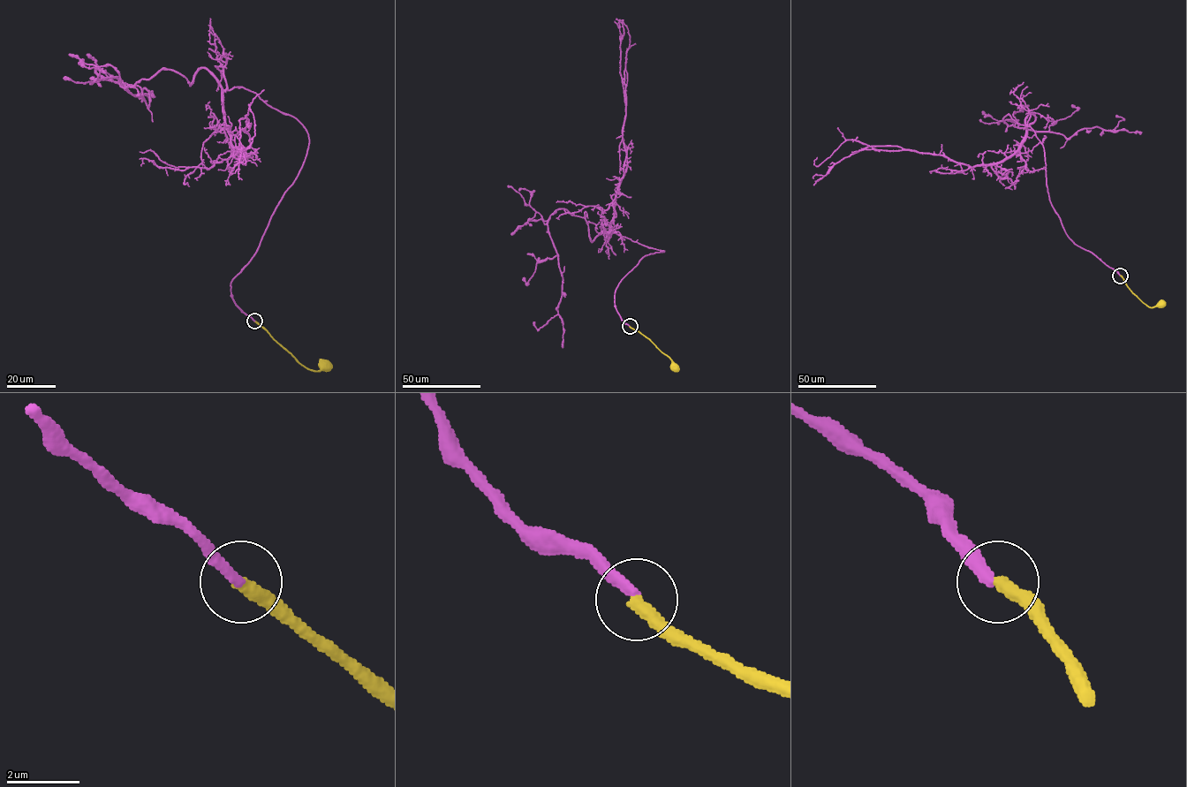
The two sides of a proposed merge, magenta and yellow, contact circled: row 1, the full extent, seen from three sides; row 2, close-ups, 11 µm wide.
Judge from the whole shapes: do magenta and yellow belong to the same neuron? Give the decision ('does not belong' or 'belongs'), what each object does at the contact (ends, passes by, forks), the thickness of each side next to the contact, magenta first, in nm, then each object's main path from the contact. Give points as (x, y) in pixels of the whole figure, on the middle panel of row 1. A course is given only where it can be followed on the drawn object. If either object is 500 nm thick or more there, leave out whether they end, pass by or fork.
belongs; magenta ends there; yellow ends there; 300 nm thick on the magenta side, 400 nm on the other; magenta runs (630, 326), (615, 291), (645, 256), (664, 251), (609, 231), (627, 165), (630, 36), (618, 23); yellow runs (630, 326), (666, 354), (675, 368)

